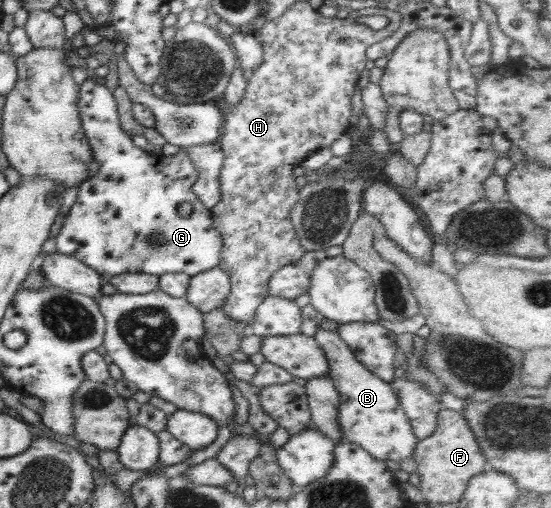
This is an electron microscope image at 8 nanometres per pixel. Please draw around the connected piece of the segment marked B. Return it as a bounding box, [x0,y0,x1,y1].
[314,327,420,463]

